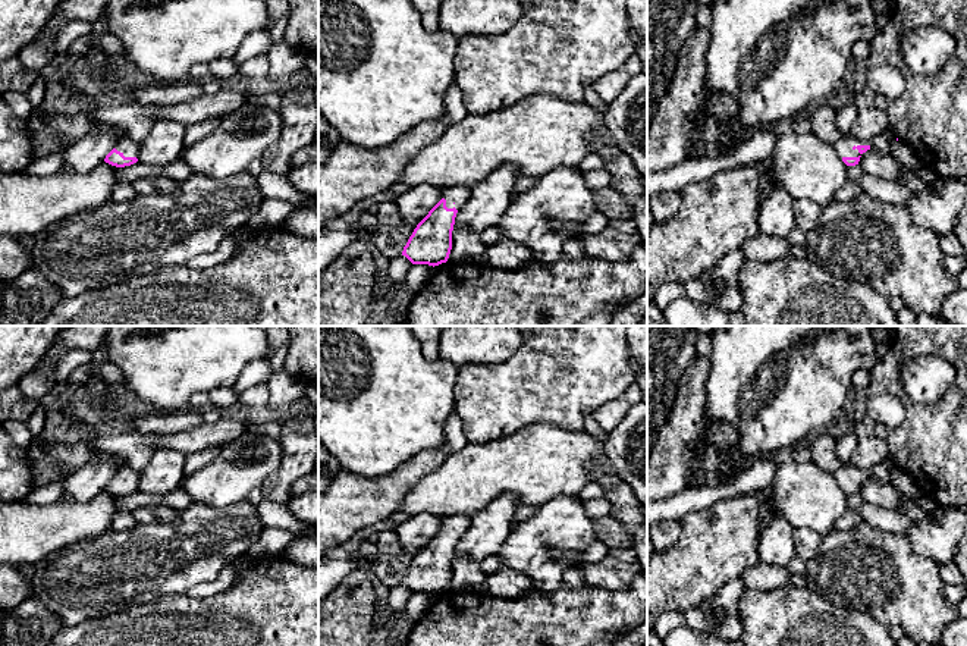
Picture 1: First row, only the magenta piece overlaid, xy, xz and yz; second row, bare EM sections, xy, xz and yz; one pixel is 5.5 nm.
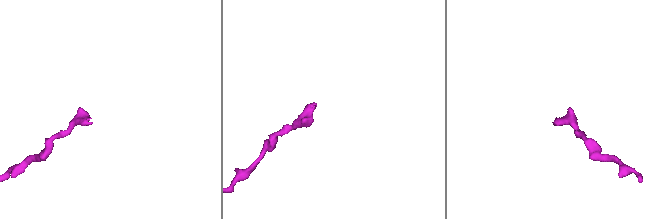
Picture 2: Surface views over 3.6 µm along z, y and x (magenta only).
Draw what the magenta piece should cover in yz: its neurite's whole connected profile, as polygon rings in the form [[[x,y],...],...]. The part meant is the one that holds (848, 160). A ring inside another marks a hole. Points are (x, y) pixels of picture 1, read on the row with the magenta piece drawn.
[[[844,137],[836,141],[833,147],[847,166],[858,164],[861,154],[870,150],[869,142],[864,142],[854,137]]]

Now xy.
[[[120,137],[114,148],[106,156],[104,162],[116,166],[125,167],[138,162],[141,142],[135,142],[129,137]]]

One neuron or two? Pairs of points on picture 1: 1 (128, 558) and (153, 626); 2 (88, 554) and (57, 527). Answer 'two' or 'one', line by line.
1: two
2: two

